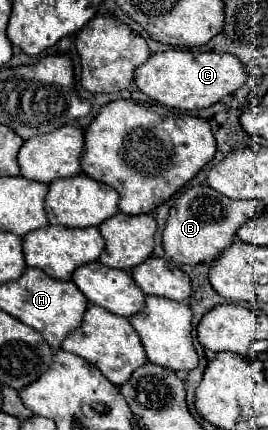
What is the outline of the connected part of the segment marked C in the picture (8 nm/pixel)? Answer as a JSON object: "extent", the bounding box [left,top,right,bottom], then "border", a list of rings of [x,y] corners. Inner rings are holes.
{"extent":[137,50,247,110],"border":[[[167,50],[151,54],[145,64],[137,68],[137,88],[147,94],[151,100],[179,110],[199,110],[209,108],[221,102],[225,96],[235,94],[247,82],[247,68],[245,64],[235,58],[233,54],[217,54],[217,52],[191,52],[191,50]]]}

